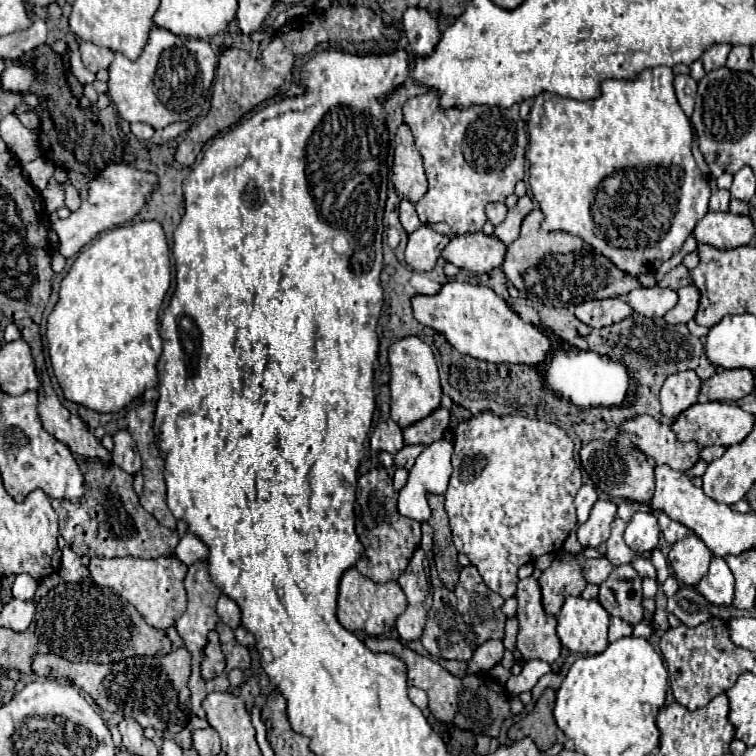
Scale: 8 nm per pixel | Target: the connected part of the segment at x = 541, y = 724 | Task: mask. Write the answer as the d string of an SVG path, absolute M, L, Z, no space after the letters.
M545 689L545 693L535 703L533 711L509 729L509 740L515 742L524 737L531 737L541 751L555 745L557 725L553 719L553 705L555 705L555 691Z

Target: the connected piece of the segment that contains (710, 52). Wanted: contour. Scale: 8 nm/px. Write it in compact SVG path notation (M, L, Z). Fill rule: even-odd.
M715 43L715 45L711 45L711 47L703 53L703 57L701 57L701 61L703 61L703 65L705 65L705 71L723 67L725 61L727 61L729 51L731 51L731 45L727 45L727 43Z

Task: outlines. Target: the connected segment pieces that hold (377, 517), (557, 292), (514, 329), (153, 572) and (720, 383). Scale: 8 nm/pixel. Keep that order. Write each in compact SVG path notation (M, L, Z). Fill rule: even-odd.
M371 469L369 473L361 475L357 481L357 499L355 499L355 531L359 541L363 543L365 551L357 561L357 569L377 581L387 583L395 581L407 567L413 551L419 547L421 541L421 527L419 521L407 519L397 511L397 491L393 489L393 479L389 473L381 469Z
M539 209L531 211L523 219L521 235L507 247L501 267L505 277L519 289L519 293L535 305L571 309L591 299L625 299L631 289L643 287L639 279L623 273L615 263L591 249L591 245L587 245L583 239L559 231L547 233L541 229L541 221L543 213Z
M449 281L433 295L413 297L413 315L419 323L443 333L447 341L463 355L489 363L539 365L551 351L549 337L535 325L525 323L493 289L465 281Z
M159 557L159 559L91 559L89 577L103 587L113 589L123 595L155 629L167 629L175 625L175 621L185 613L187 597L183 589L183 579L187 575L187 565L183 565L177 557Z
M727 369L701 383L709 401L739 401L755 391L755 373L751 369Z

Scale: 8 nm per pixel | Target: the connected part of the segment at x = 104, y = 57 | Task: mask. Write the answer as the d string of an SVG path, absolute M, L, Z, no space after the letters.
M81 43L79 49L81 49L83 65L93 73L107 69L113 61L113 51L107 49L107 47L101 47L101 45L95 45L95 43Z

